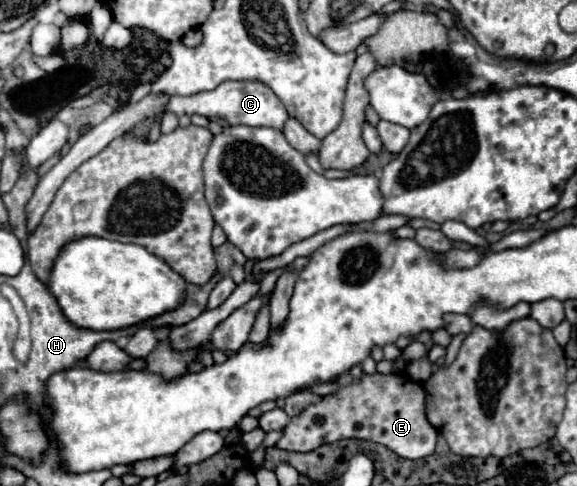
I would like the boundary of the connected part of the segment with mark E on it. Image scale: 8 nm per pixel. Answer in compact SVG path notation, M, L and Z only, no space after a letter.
M343 373L335 381L341 383L341 389L333 395L323 397L319 403L309 405L299 417L293 417L283 431L277 447L287 451L313 451L325 443L335 443L341 439L365 439L385 445L393 453L403 459L421 459L435 451L437 429L427 421L427 407L425 407L425 389L421 383L411 381L407 375L363 375L361 383L351 383L351 375Z

